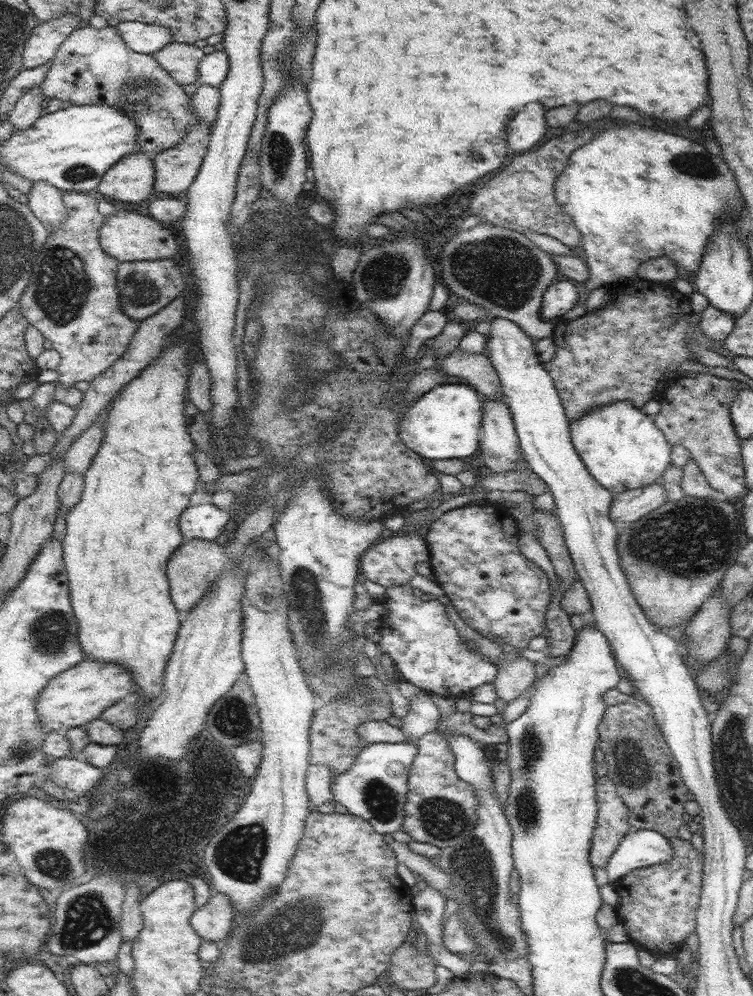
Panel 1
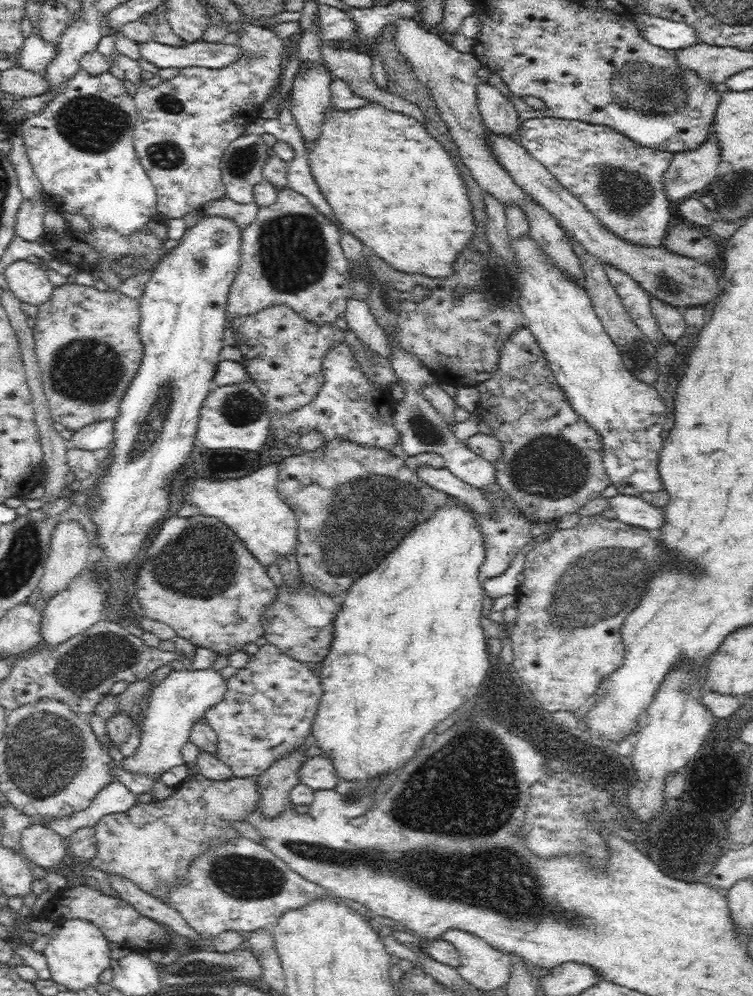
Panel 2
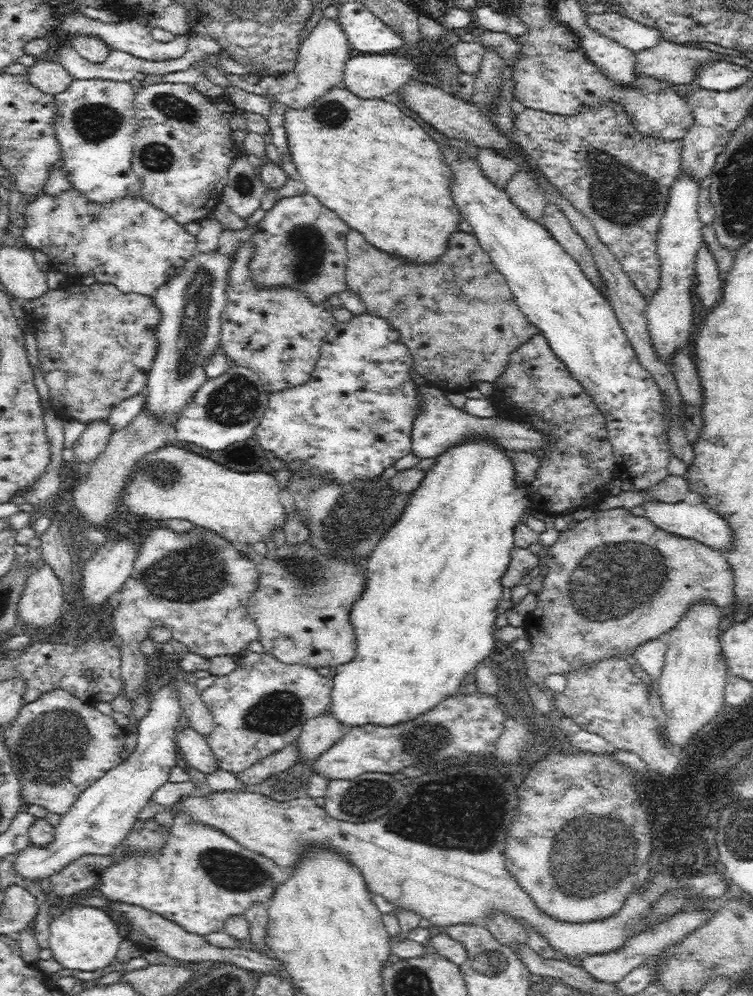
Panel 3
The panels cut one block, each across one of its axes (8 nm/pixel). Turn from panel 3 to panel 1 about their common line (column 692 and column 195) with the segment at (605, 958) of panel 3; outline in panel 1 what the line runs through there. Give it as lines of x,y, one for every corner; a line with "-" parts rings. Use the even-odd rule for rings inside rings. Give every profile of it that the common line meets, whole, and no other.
212,889
211,897
190,917
190,924
202,940
224,943
235,924
235,908
226,893

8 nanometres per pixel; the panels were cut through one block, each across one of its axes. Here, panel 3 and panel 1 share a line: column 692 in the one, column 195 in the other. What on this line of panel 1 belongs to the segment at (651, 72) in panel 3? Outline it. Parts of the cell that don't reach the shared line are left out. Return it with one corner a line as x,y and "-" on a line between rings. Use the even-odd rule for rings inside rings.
172,41
153,55
178,84
199,80
198,67
205,54
195,45

